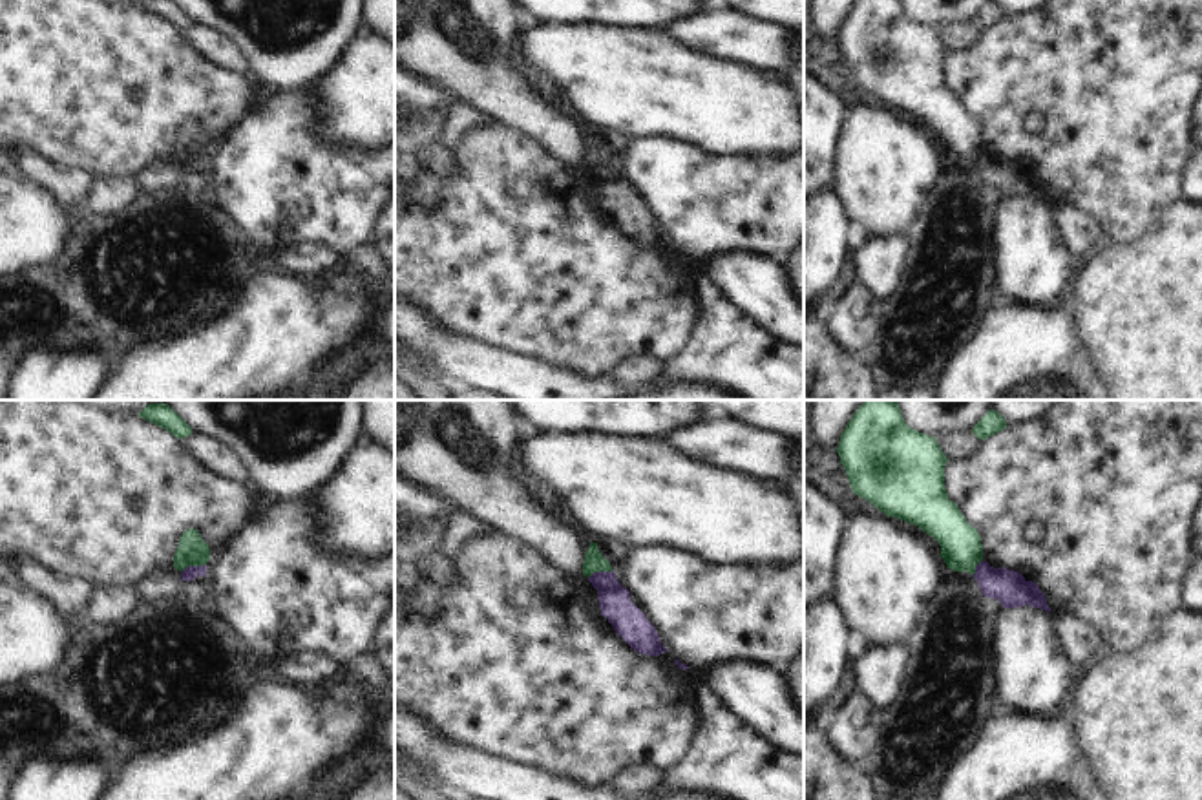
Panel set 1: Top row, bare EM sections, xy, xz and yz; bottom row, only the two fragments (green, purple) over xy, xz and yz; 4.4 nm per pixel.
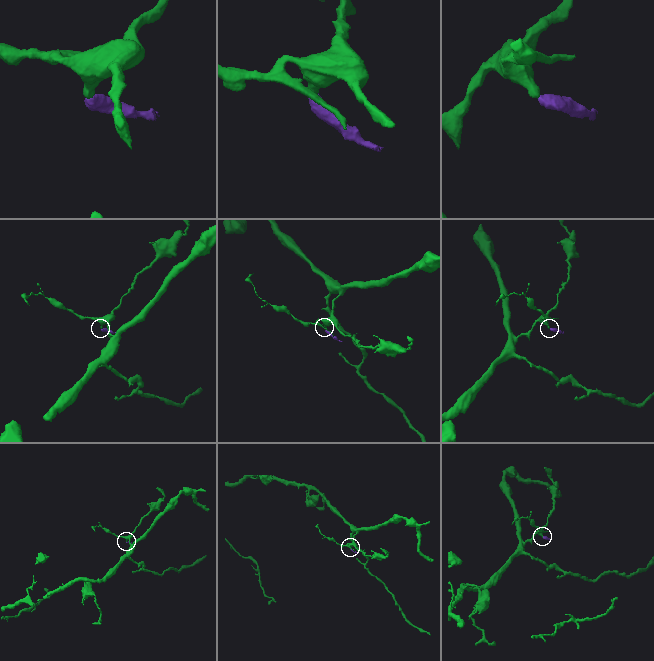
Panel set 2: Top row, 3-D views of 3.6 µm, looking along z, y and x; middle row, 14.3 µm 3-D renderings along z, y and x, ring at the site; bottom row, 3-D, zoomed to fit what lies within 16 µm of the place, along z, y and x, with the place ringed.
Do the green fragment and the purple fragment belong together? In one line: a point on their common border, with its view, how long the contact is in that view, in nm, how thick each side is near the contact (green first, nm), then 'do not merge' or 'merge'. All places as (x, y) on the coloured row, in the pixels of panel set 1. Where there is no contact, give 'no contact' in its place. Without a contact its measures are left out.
xy (192, 565) | 120 nm | 140/60 nm | do not merge

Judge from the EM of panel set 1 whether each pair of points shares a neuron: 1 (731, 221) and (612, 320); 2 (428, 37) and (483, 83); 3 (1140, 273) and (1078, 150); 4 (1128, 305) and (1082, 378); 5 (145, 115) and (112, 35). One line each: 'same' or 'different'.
1: different
2: same
3: different
4: different
5: same

